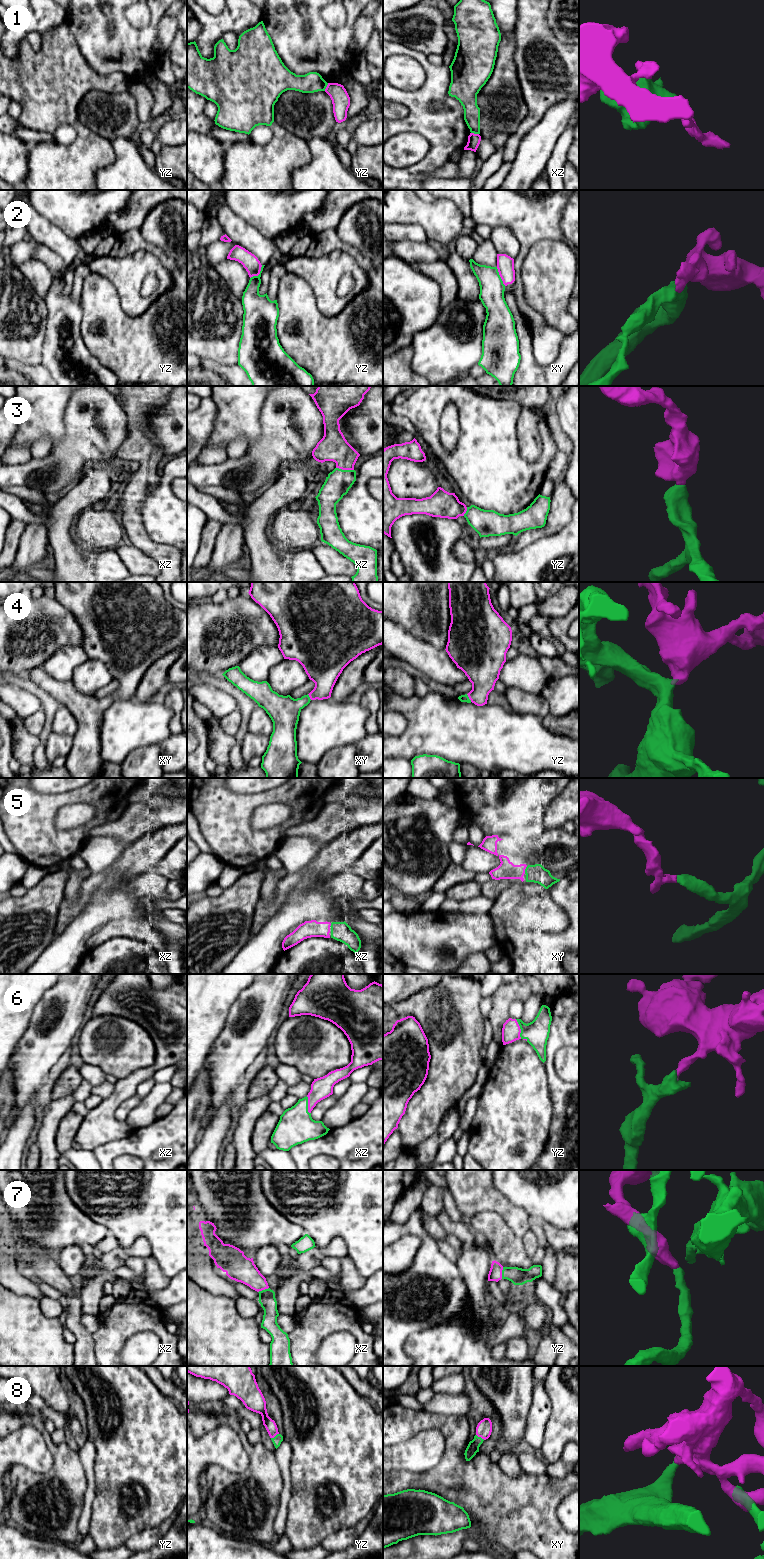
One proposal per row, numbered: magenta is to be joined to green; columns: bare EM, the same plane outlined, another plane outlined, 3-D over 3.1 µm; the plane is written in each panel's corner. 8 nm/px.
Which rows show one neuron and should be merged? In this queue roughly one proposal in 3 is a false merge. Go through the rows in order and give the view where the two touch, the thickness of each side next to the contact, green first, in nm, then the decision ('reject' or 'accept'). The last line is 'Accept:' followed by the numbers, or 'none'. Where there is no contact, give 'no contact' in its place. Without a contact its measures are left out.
1: contact in yz; calibres 160 and 140 nm; reject
2: contact in xy; calibres 190 and 140 nm; reject
3: contact in xz; calibres 200 and 220 nm; accept
4: contact in yz; calibres 60 and 260 nm; accept
5: contact in xy; calibres 150 and 140 nm; accept
6: contact in yz; calibres 190 and 150 nm; accept
7: contact in yz; calibres 140 and 110 nm; accept
8: contact in xy; calibres 100 and 130 nm; accept
Accept: 3, 4, 5, 6, 7, 8

